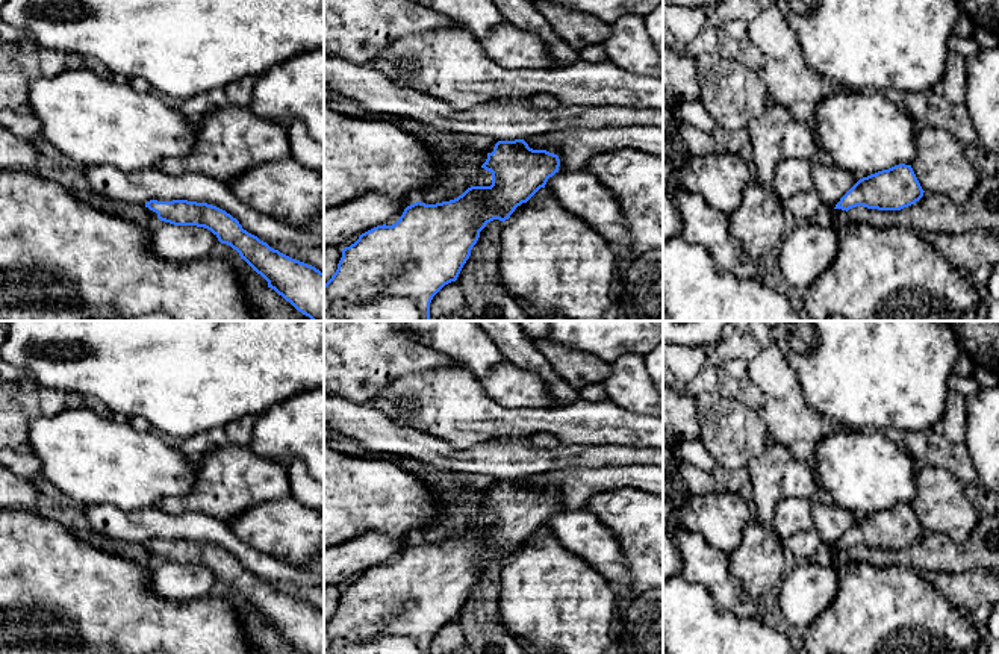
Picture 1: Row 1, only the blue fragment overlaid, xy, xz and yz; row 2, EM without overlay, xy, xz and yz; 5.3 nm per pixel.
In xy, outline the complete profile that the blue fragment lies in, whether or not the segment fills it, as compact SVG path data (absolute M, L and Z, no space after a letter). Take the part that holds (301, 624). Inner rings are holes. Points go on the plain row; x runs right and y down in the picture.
M150 539L145 547L160 560L210 569L221 583L236 589L257 613L303 654L324 654L324 612L295 600L242 568L226 550L188 539Z

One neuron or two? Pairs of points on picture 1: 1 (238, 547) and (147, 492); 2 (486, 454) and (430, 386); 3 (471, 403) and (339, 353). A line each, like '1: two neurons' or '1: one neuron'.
1: two neurons
2: two neurons
3: two neurons

